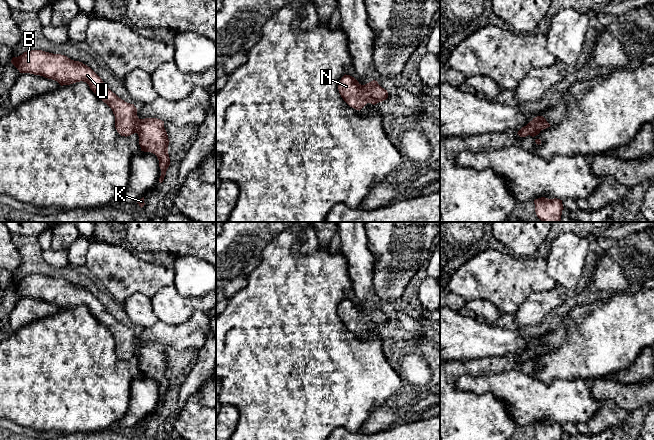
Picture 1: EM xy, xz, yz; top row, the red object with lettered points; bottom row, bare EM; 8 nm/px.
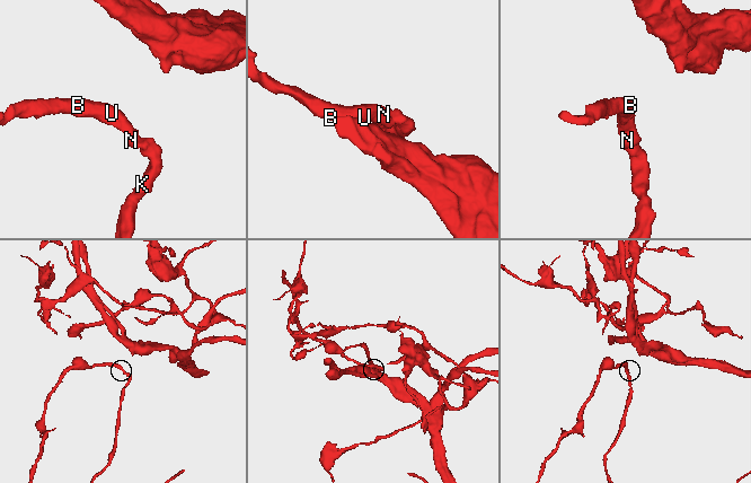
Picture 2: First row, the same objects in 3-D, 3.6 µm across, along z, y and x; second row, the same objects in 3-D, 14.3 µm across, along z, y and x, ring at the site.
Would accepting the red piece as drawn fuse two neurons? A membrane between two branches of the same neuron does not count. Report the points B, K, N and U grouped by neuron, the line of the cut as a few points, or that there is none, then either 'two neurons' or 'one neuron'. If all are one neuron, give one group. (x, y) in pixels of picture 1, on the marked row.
groups B K N U; cut none; one neuron

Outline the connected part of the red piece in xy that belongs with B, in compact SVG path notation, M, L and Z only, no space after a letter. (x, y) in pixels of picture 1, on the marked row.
M31 50L13 57L11 63L20 73L40 75L57 81L61 86L86 82L90 89L112 109L117 132L125 137L137 133L141 151L151 152L157 156L161 169L159 182L163 182L170 165L168 154L170 141L164 128L164 121L157 118L139 119L134 104L125 102L107 88L90 67L65 55Z

